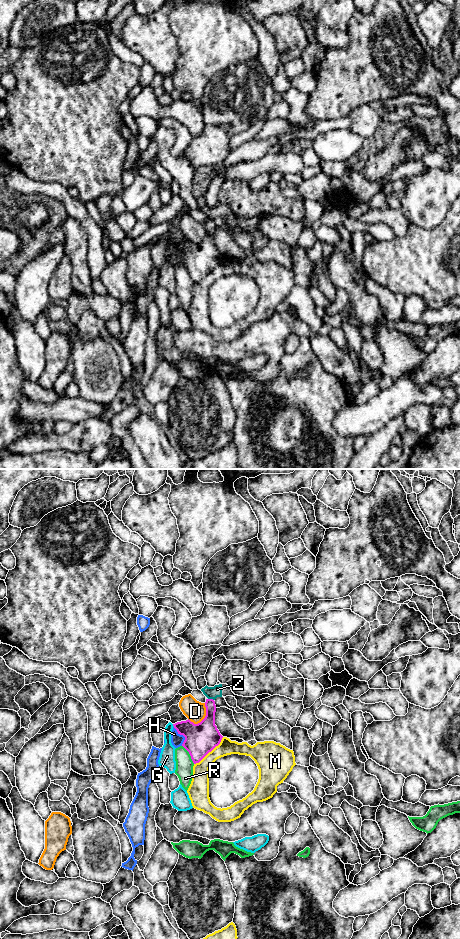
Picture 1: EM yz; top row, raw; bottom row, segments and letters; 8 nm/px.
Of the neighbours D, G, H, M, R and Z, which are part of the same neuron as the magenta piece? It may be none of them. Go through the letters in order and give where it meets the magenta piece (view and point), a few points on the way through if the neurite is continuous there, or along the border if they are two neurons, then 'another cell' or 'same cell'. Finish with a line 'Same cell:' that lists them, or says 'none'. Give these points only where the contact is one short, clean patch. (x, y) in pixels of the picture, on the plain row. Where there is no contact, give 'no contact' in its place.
D: yz (206, 235) | along yz (205, 223), (205, 236), (194, 244) | another cell
G: yz (173, 245) | another cell
H: yz (183, 255) | another cell
M: yz (209, 271) | another cell
R: yz (189, 273) | along yz (182, 265), (194, 283) | another cell
Z: yz (211, 219) | along yz (208, 218), (213, 220) | another cell
Same cell: none

